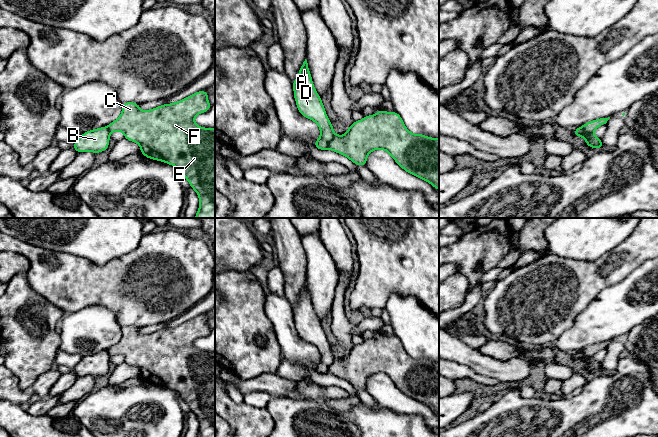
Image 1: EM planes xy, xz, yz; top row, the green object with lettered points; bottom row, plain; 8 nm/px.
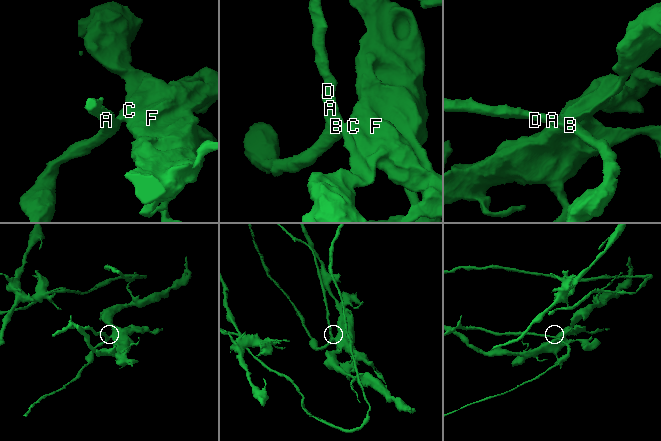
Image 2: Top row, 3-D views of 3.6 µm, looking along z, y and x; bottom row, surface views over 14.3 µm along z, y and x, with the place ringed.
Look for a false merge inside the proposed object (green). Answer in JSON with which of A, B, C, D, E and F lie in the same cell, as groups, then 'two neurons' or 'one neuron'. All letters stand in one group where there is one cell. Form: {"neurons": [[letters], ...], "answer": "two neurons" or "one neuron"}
{"neurons": [["A", "B", "D"], ["C", "E", "F"]], "answer": "two neurons"}

